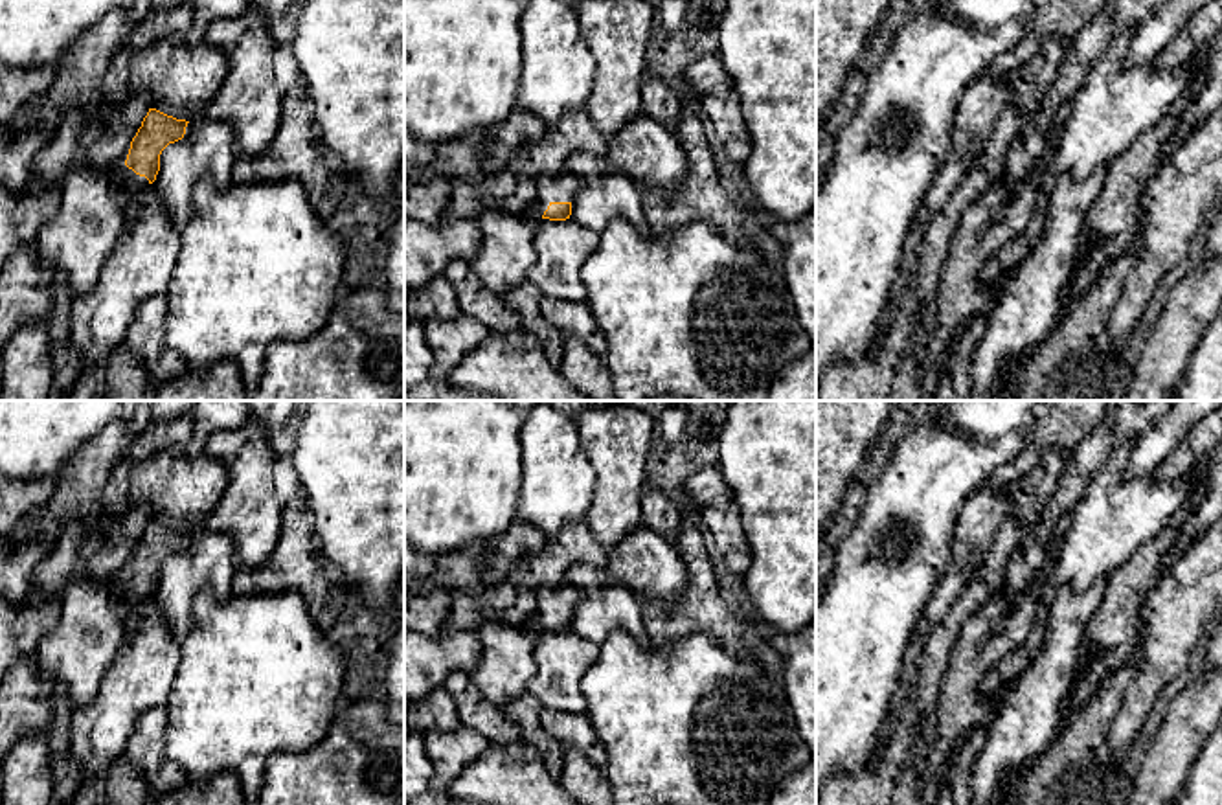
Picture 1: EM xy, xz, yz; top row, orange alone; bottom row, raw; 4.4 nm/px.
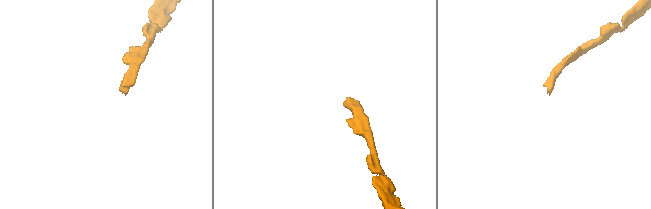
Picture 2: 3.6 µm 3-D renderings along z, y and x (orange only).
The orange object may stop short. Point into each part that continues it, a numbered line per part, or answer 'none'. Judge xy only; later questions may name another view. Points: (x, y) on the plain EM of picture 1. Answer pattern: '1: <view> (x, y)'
1: xy (131, 596)

